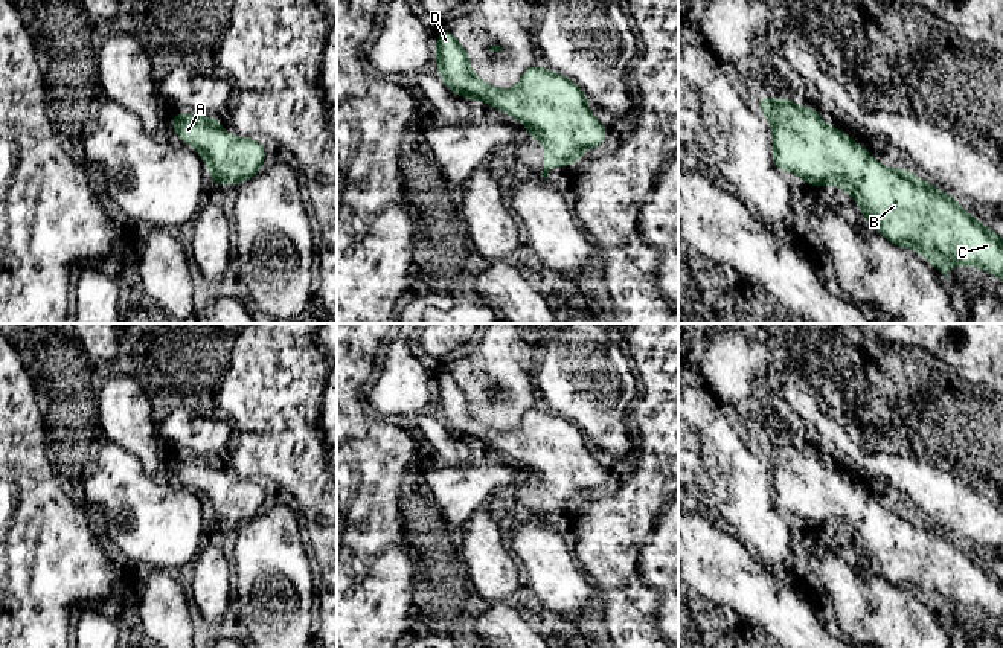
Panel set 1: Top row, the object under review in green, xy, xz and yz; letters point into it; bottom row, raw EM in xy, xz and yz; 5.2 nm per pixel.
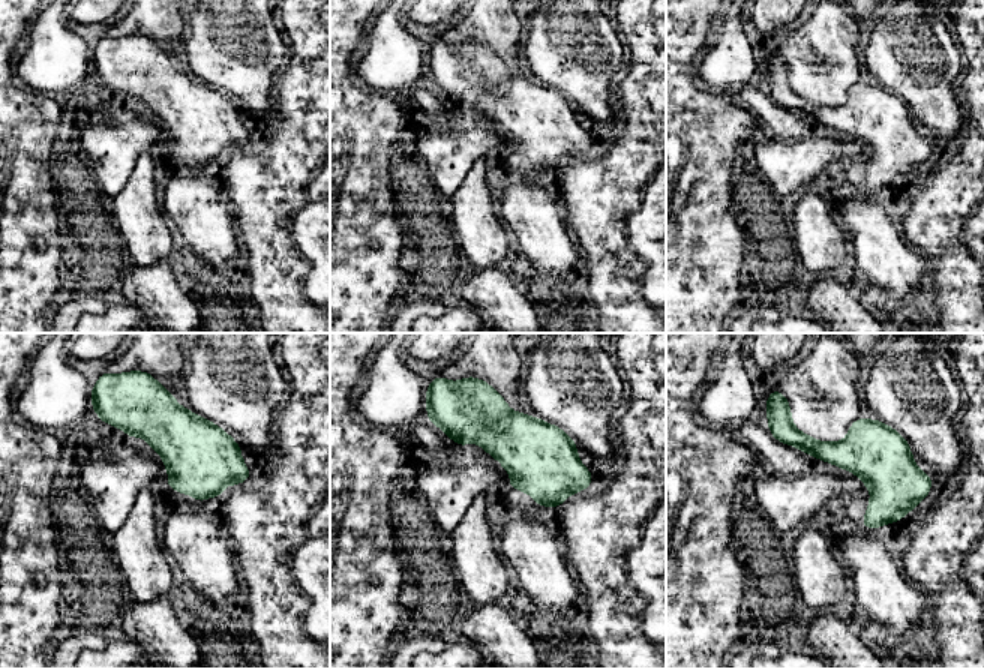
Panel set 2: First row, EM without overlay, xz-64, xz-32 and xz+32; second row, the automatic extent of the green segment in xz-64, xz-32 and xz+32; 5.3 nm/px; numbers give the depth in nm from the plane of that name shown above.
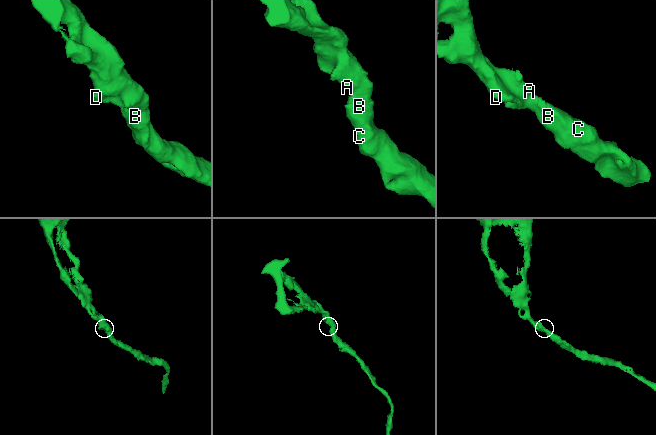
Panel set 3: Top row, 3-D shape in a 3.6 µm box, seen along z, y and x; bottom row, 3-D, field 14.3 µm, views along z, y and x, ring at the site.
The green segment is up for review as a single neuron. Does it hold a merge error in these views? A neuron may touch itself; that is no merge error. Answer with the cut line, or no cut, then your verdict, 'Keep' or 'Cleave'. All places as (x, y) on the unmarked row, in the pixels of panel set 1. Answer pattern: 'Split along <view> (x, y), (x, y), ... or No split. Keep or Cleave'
No split. Keep

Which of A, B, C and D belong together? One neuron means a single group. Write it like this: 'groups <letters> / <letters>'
groups A B C D

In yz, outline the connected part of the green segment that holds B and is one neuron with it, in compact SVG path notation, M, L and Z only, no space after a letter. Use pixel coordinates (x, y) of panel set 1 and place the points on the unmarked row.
M788 441L756 442L773 467L773 499L779 512L794 514L811 528L840 528L857 541L864 560L881 576L895 587L919 593L947 621L950 610L960 605L979 608L1003 624L1003 581L966 555L956 540L915 518L905 509L887 511L840 470L825 467L814 450L802 450Z

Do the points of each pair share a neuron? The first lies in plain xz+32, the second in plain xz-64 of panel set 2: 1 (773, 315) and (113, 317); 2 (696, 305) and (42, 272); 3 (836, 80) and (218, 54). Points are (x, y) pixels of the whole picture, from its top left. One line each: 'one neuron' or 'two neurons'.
1: two neurons
2: one neuron
3: two neurons

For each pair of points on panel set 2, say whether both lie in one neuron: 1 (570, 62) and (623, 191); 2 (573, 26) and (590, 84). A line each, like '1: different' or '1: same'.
1: different
2: same

